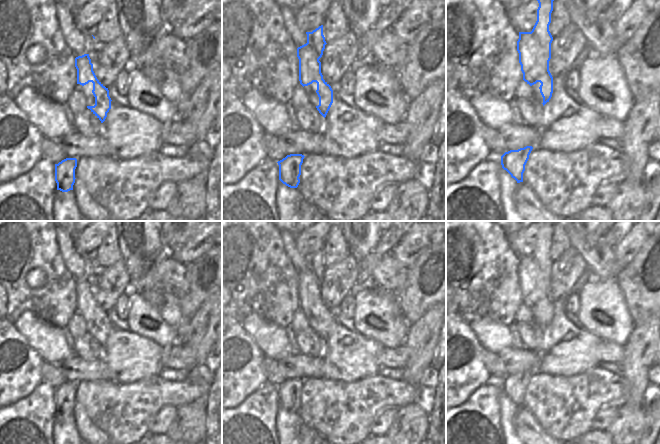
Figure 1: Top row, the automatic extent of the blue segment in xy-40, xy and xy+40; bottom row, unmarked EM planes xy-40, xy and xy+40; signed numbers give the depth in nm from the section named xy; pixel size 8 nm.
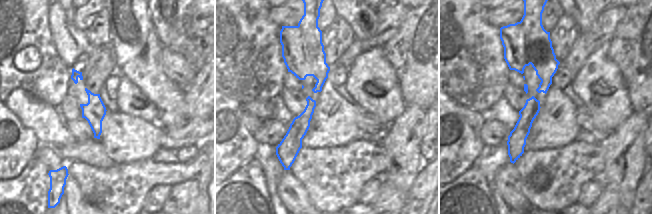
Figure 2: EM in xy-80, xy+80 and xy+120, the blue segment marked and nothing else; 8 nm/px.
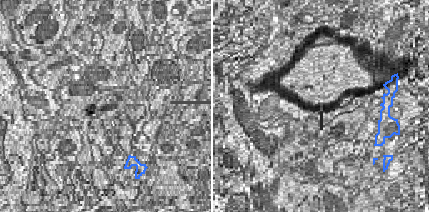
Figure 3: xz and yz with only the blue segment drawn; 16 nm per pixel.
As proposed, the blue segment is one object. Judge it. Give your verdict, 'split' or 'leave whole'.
split

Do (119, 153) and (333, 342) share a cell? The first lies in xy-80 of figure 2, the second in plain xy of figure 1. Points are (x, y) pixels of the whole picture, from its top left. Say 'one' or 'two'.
one

